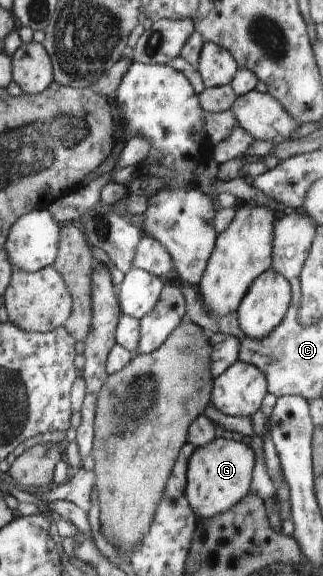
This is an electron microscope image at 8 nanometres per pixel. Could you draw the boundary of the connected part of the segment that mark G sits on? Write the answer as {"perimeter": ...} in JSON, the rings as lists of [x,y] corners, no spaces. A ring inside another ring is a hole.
{"perimeter":[[[227,434],[215,437],[209,444],[196,448],[189,457],[186,472],[186,497],[194,515],[199,520],[209,519],[237,505],[249,493],[253,464],[253,450],[239,440],[235,442]]]}

